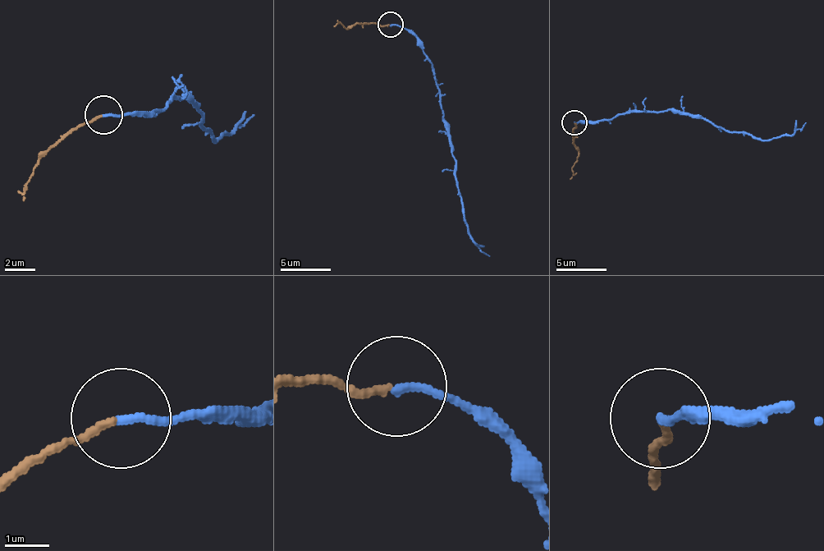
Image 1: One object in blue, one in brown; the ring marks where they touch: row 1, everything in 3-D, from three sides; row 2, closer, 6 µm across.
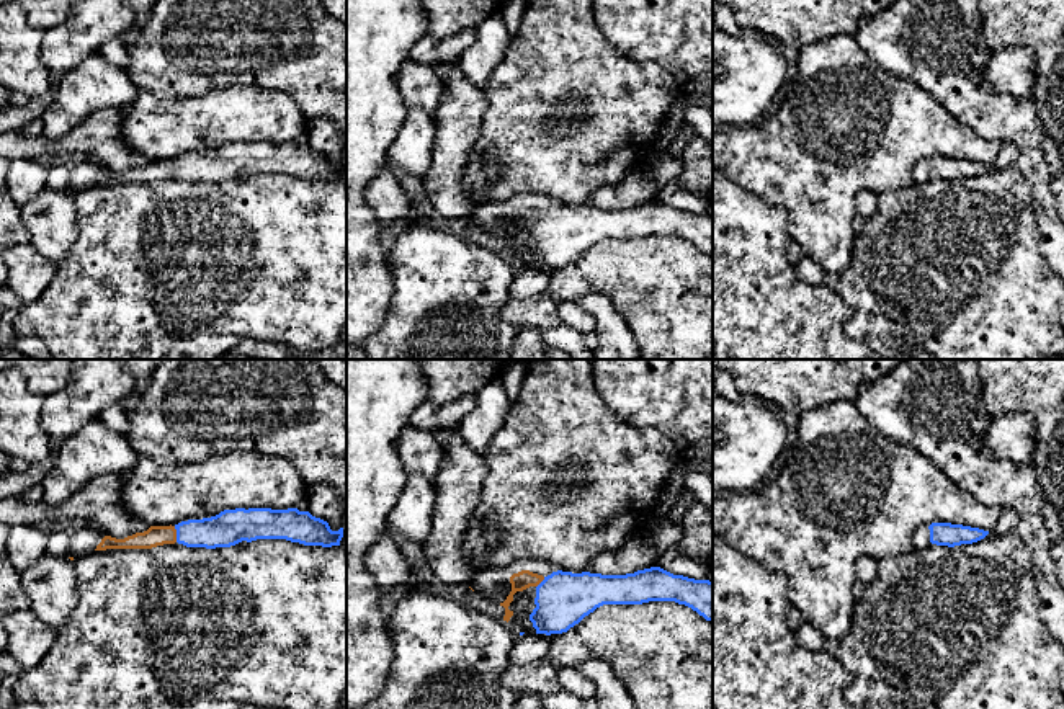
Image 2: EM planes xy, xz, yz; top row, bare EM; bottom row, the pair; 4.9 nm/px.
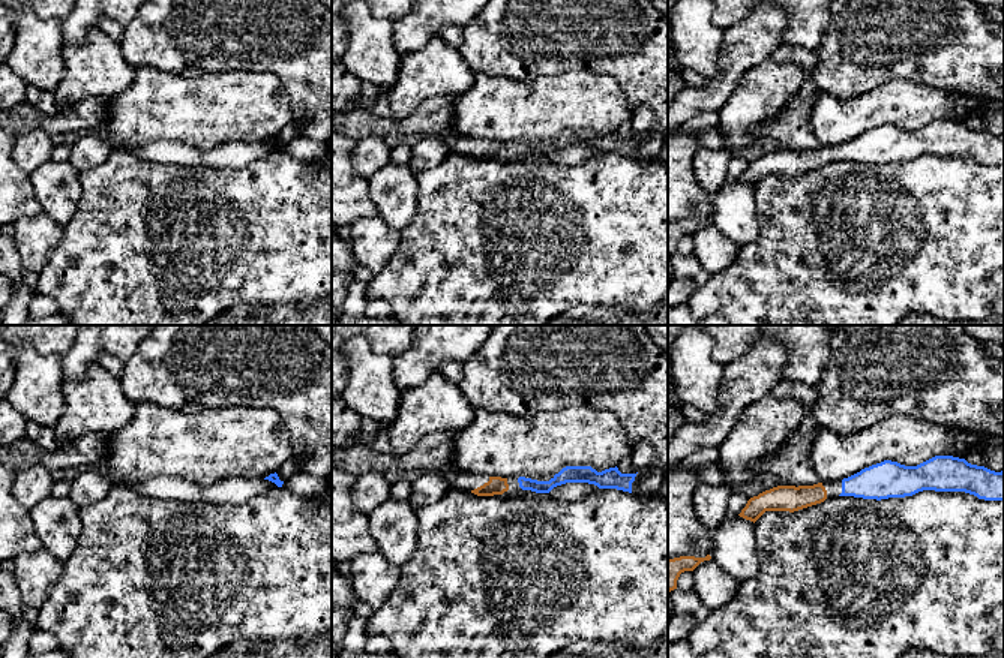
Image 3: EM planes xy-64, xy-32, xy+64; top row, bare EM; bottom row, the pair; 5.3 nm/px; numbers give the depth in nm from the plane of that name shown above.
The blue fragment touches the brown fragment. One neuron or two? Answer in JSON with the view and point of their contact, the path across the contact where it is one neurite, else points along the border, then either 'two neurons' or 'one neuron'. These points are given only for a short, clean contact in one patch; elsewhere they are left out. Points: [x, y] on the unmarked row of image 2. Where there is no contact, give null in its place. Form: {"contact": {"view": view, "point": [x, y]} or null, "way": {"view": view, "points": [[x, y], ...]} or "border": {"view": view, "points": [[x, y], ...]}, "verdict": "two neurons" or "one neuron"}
{"contact": {"view": "xy", "point": [177, 169]}, "way": {"view": "xy", "points": [[224, 164], [177, 169], [154, 170]]}, "verdict": "one neuron"}

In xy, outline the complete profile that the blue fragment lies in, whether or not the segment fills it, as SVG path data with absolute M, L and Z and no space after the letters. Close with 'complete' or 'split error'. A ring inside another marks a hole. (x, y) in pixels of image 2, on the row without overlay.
M235 142L216 150L188 154L175 160L150 160L124 173L105 170L95 185L152 183L163 178L186 181L230 181L242 175L286 173L304 180L340 180L343 162L332 165L329 157L297 142Z | split error

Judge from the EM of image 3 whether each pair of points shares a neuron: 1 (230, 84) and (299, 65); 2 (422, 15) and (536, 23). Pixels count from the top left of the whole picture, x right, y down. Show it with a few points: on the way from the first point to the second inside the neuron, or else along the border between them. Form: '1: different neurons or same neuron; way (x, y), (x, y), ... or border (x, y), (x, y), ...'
1: different neurons; border (236, 69), (272, 72), (279, 80), (290, 102)
2: different neurons; border (474, 15), (461, 27)

